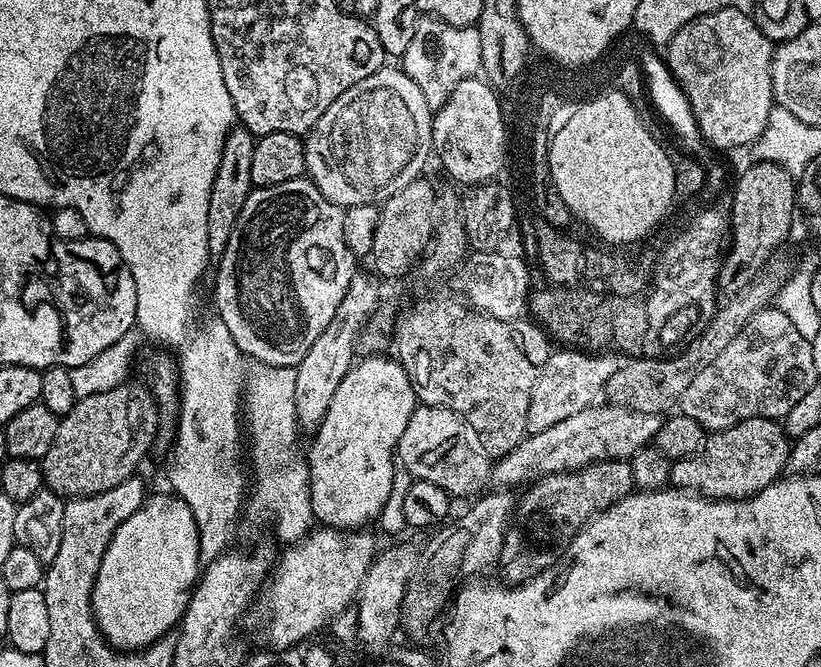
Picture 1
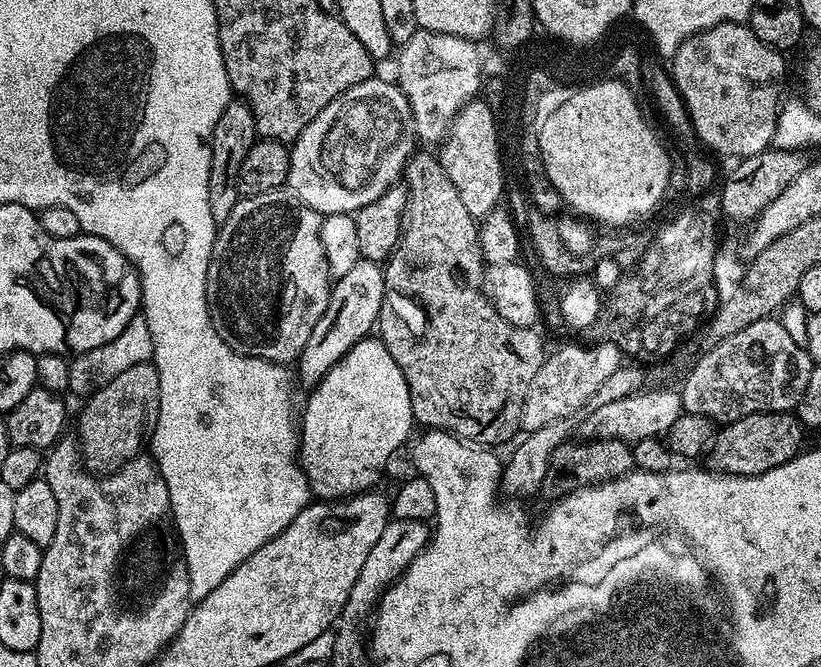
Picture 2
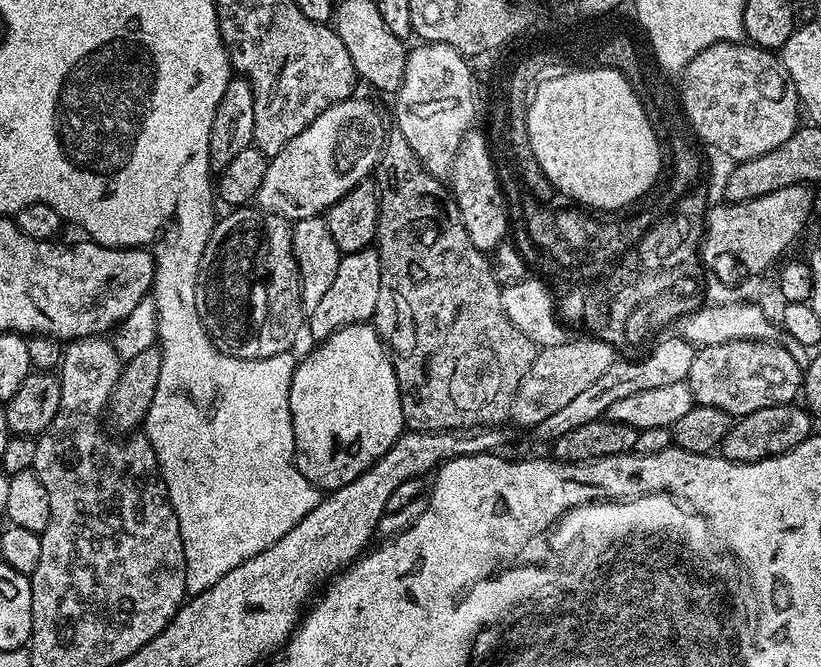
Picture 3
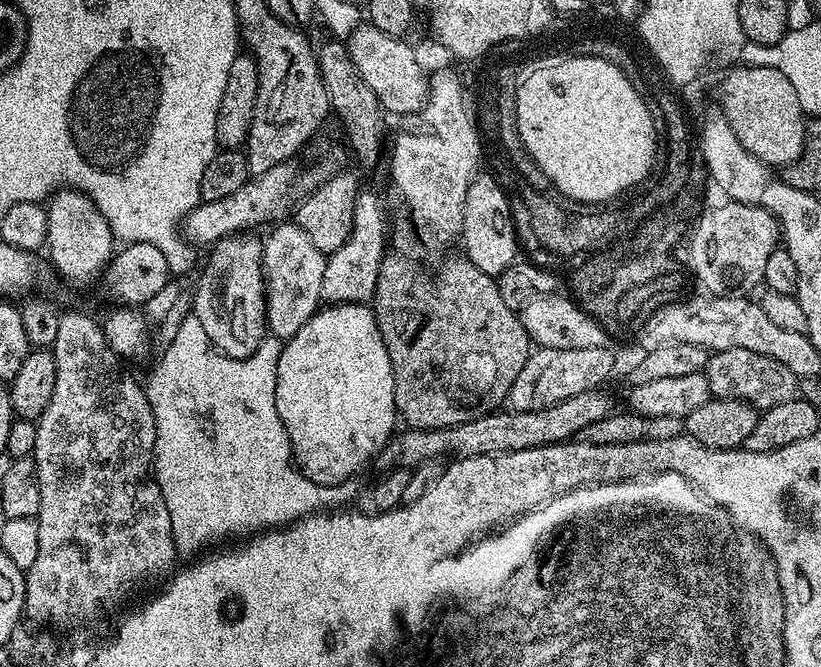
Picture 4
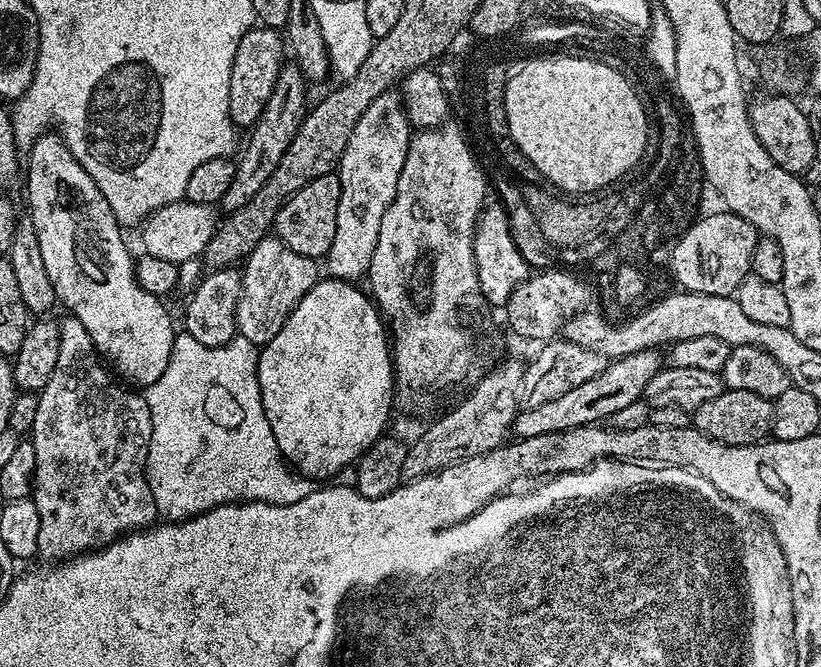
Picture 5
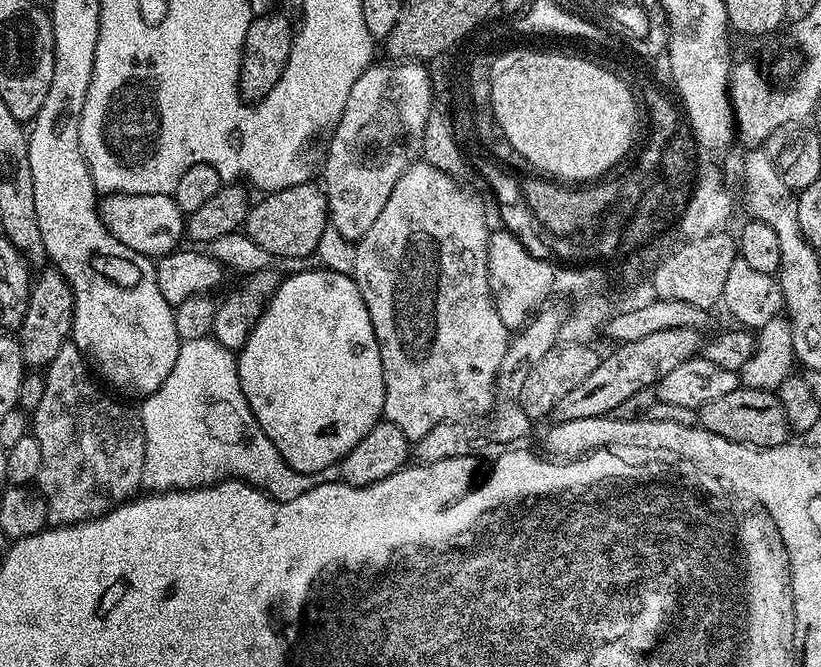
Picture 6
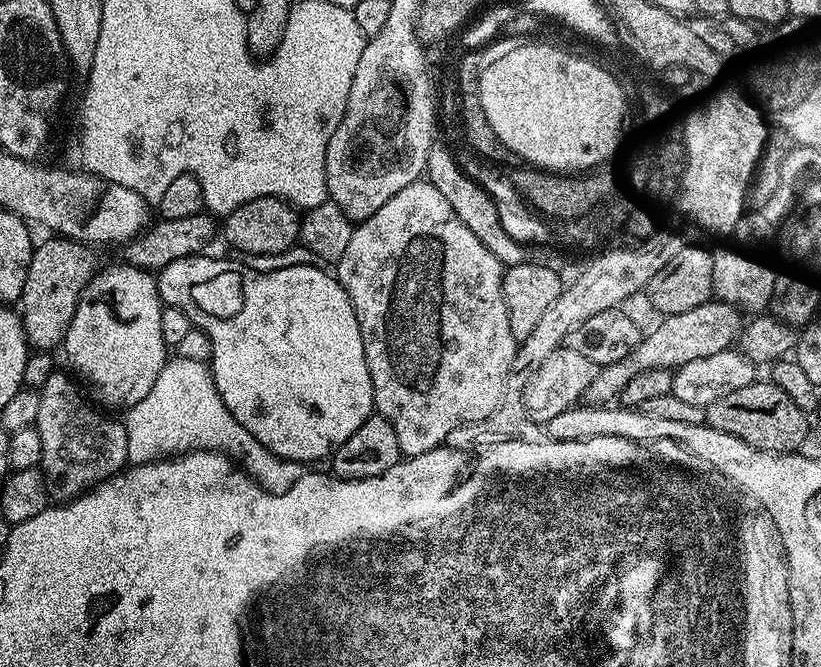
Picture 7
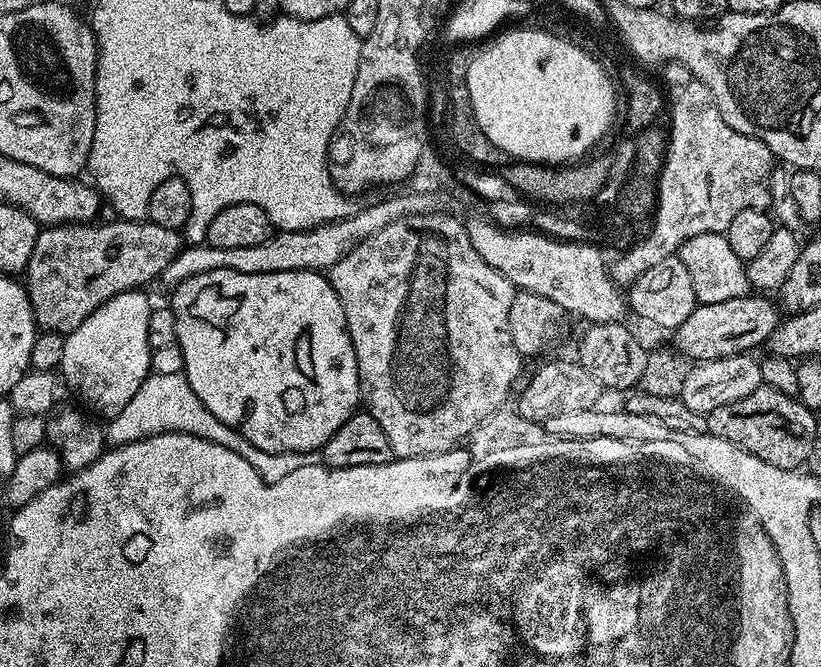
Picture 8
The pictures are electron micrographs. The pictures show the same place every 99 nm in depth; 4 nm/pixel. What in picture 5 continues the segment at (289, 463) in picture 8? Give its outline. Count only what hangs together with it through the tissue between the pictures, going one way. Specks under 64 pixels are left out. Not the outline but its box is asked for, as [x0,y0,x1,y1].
[146,334,314,522]

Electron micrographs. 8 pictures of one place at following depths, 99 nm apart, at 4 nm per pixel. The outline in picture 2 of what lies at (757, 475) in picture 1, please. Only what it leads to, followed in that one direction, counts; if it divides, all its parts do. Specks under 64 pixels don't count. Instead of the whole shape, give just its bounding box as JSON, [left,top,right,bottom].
[706,412,805,476]

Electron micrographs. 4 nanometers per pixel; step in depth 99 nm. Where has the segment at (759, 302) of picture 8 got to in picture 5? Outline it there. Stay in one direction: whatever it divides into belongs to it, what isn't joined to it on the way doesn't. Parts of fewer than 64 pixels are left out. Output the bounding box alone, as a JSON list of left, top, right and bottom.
[514,348,662,440]

